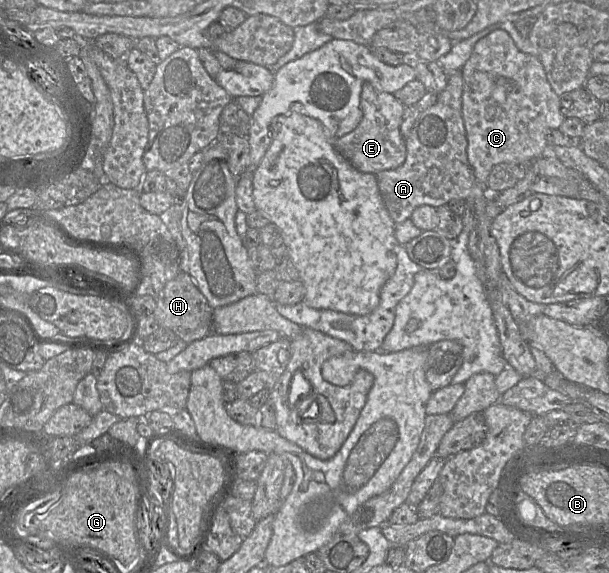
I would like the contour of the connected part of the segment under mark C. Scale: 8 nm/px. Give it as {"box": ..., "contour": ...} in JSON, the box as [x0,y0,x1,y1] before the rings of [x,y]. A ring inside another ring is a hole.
{"box":[461,30,565,187],"contour":[[[496,30],[476,43],[461,72],[467,156],[482,186],[487,187],[488,176],[496,164],[528,165],[550,154],[546,132],[559,129],[565,116],[561,112],[560,96],[551,88],[537,56],[521,52],[506,31]]]}

